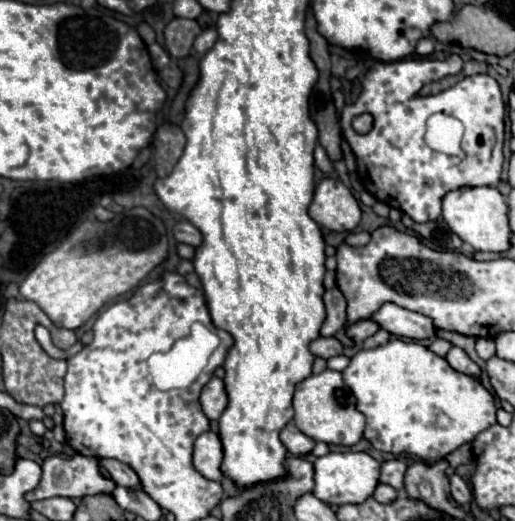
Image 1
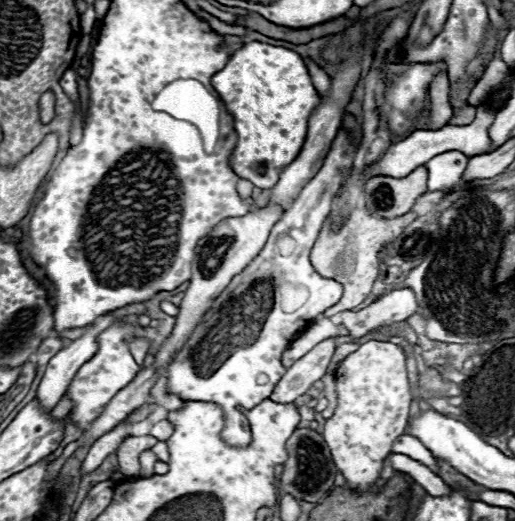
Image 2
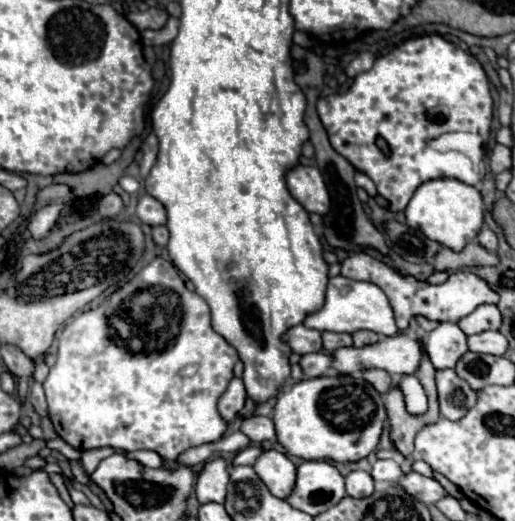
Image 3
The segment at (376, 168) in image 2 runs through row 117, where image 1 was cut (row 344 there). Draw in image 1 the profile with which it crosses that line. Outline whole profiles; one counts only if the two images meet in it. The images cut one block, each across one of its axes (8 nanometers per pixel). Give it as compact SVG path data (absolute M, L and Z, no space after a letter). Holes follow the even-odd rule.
M478 338L476 340L476 352L482 360L488 360L494 356L494 342L492 340L484 340L484 338Z

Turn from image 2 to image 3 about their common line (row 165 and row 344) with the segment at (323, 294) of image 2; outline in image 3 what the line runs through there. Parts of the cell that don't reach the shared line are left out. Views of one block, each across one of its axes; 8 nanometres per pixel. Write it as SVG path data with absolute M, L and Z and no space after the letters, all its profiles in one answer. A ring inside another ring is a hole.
M324 332L322 338L324 338L324 350L326 350L326 352L334 352L334 350L338 350L338 348L352 346L352 336L350 336L350 334Z

